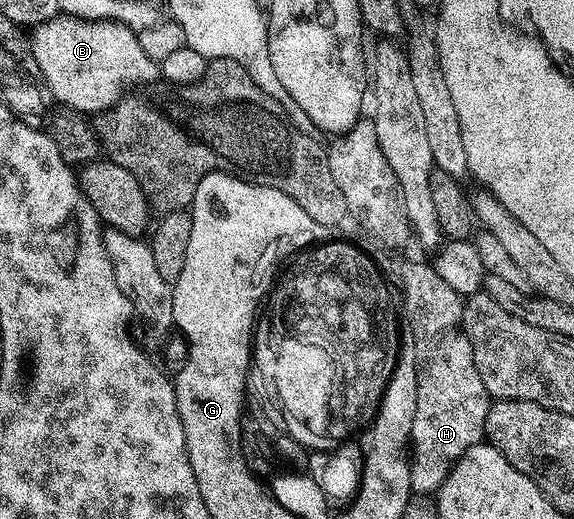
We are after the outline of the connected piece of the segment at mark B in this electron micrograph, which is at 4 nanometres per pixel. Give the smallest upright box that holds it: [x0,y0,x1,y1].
[29,18,161,116]

